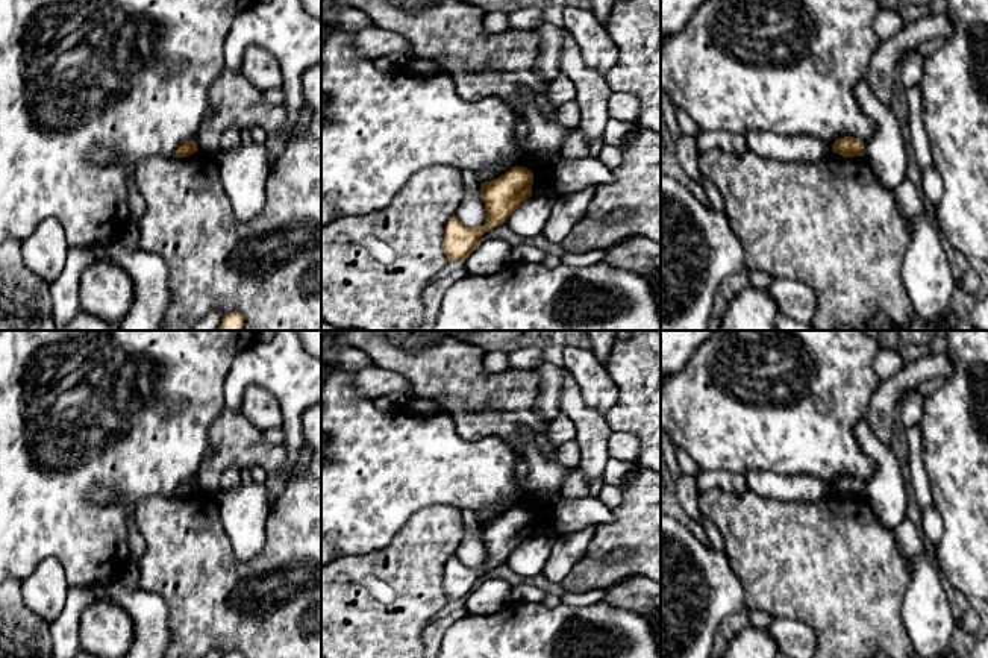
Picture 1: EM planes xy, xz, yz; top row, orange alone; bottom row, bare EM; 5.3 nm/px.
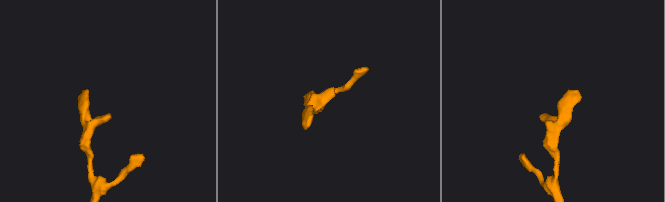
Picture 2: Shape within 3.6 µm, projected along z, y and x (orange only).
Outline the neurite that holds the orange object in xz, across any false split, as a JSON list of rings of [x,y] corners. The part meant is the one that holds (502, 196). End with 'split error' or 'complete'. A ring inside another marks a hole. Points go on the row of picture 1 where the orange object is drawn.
[[[514,167],[496,180],[482,182],[480,197],[486,208],[486,223],[482,227],[467,227],[453,215],[442,238],[447,258],[465,259],[485,232],[506,223],[508,217],[532,196],[532,183],[533,174],[524,167]]]; complete

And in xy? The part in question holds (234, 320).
[[[229,312],[224,315],[217,331],[242,331],[244,318],[239,312]]]; complete

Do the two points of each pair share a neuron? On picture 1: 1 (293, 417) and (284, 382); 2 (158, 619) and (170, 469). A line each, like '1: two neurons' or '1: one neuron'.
1: one neuron
2: two neurons

